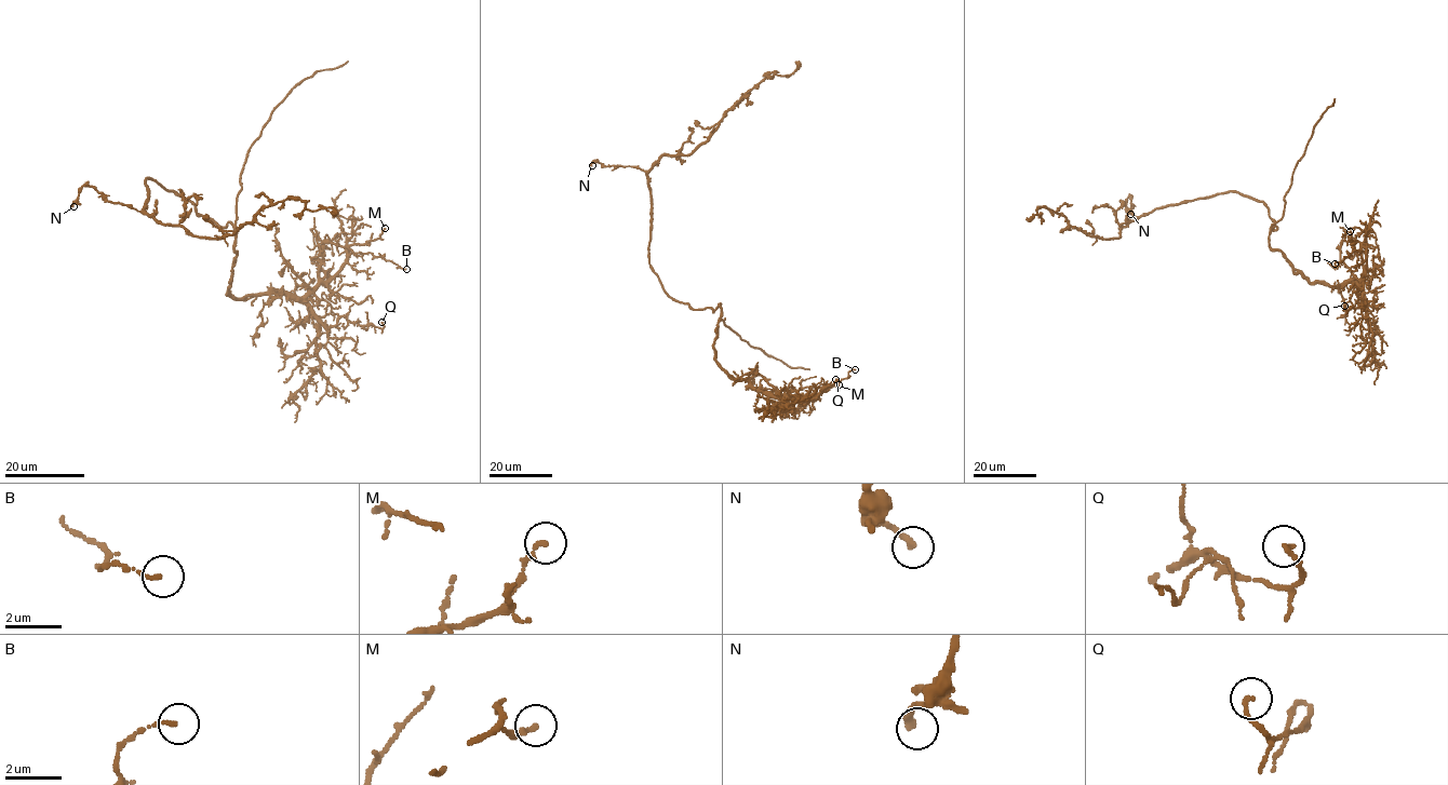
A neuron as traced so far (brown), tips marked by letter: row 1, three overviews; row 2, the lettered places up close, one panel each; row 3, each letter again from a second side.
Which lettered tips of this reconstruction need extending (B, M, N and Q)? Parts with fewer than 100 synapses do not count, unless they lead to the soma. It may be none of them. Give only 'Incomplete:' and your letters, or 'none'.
Incomplete: none

